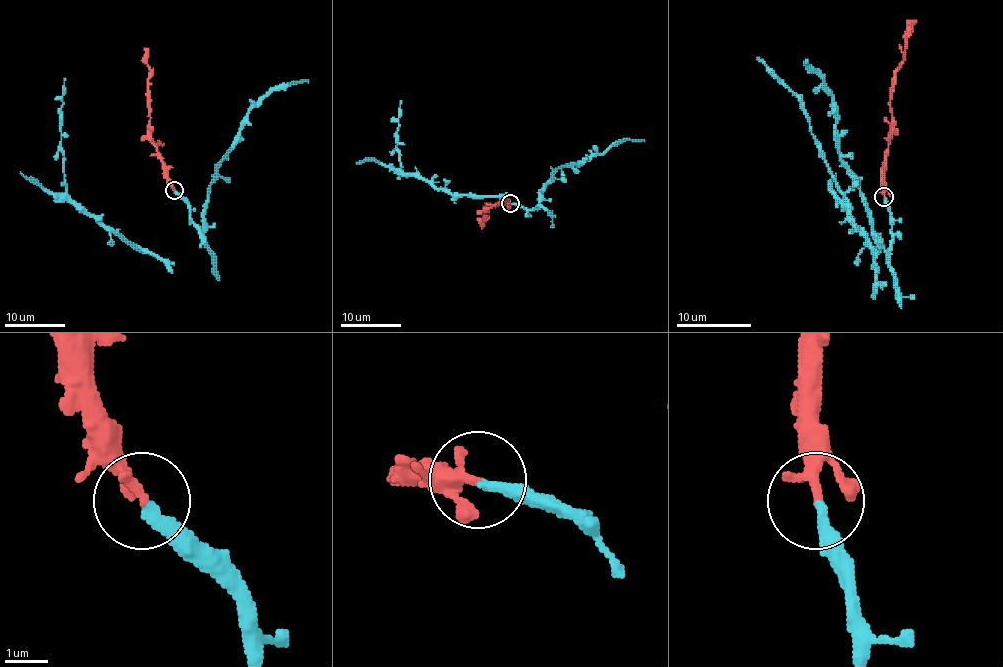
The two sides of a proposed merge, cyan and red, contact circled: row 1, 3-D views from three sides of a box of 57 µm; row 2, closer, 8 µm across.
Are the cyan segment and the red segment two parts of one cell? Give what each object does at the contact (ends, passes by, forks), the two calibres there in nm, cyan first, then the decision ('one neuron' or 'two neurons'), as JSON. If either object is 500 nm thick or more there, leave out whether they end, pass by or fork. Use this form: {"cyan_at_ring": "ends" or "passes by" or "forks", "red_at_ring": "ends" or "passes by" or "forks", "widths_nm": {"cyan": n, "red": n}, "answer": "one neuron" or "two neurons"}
{"cyan_at_ring": "ends", "red_at_ring": "ends", "widths_nm": {"cyan": 280, "red": 240}, "answer": "one neuron"}

